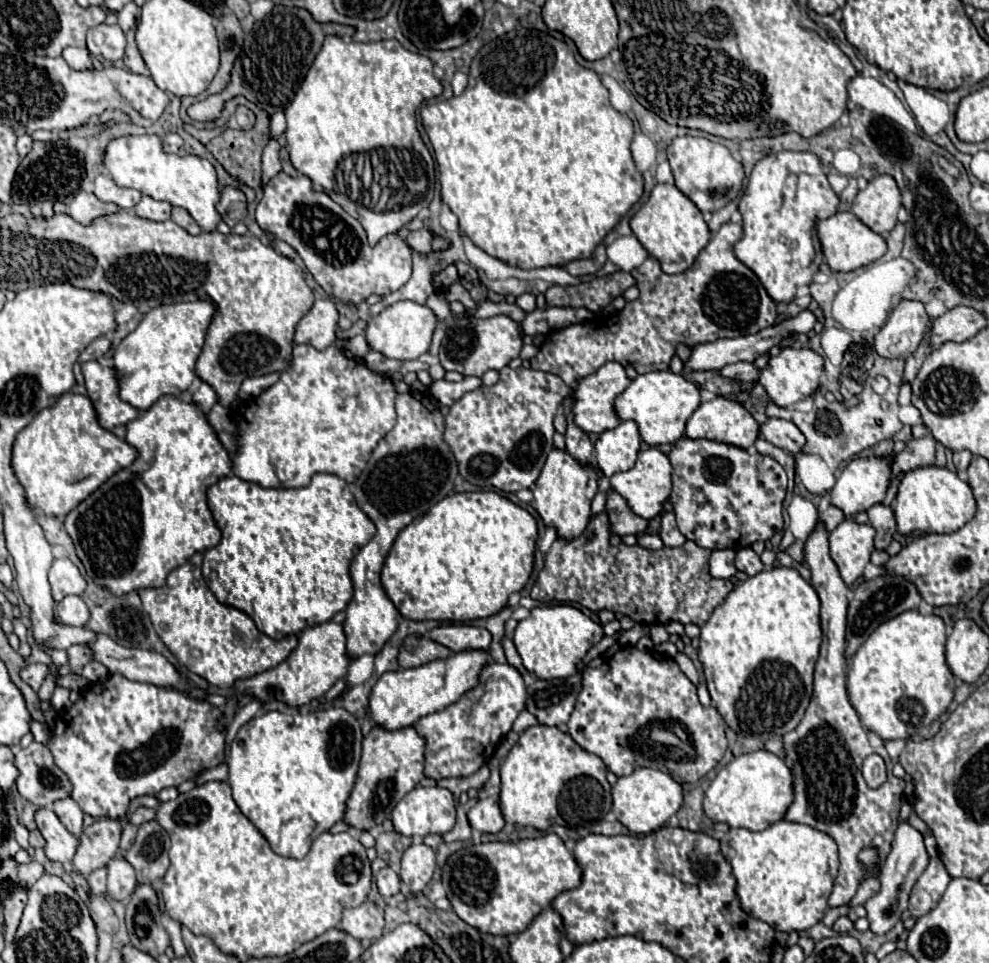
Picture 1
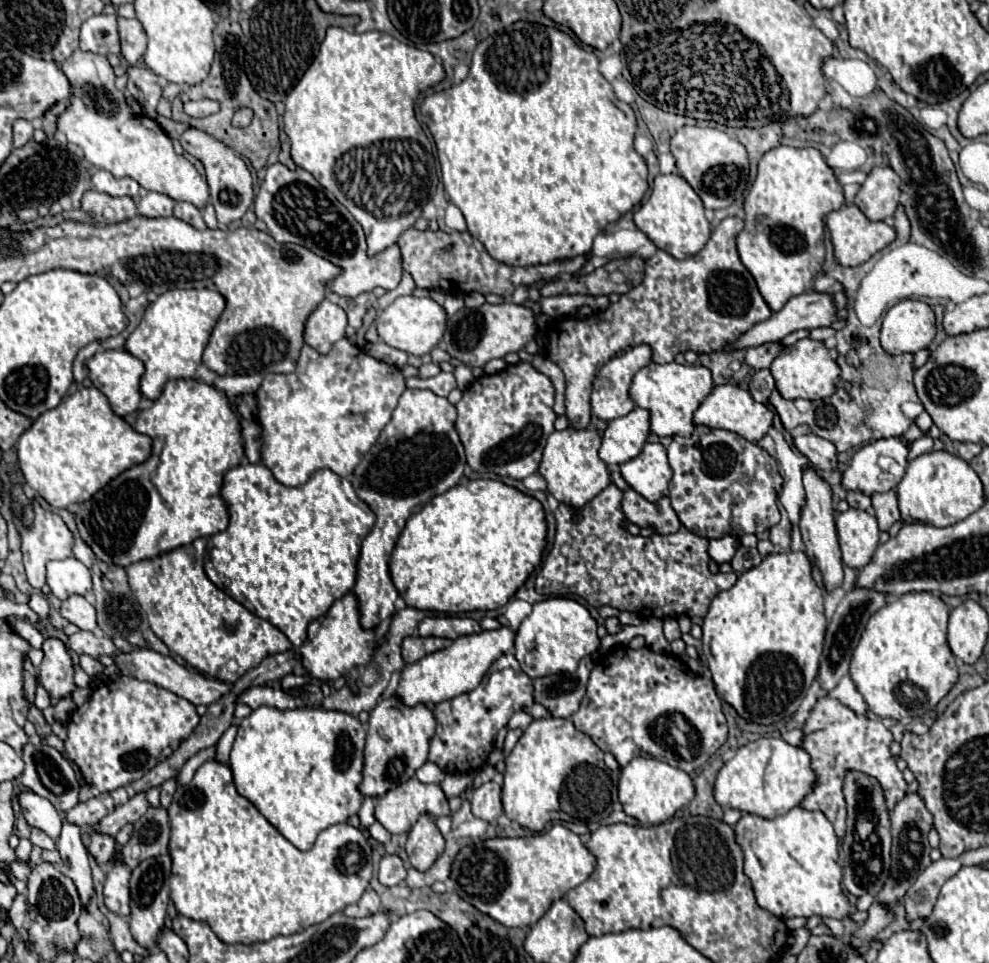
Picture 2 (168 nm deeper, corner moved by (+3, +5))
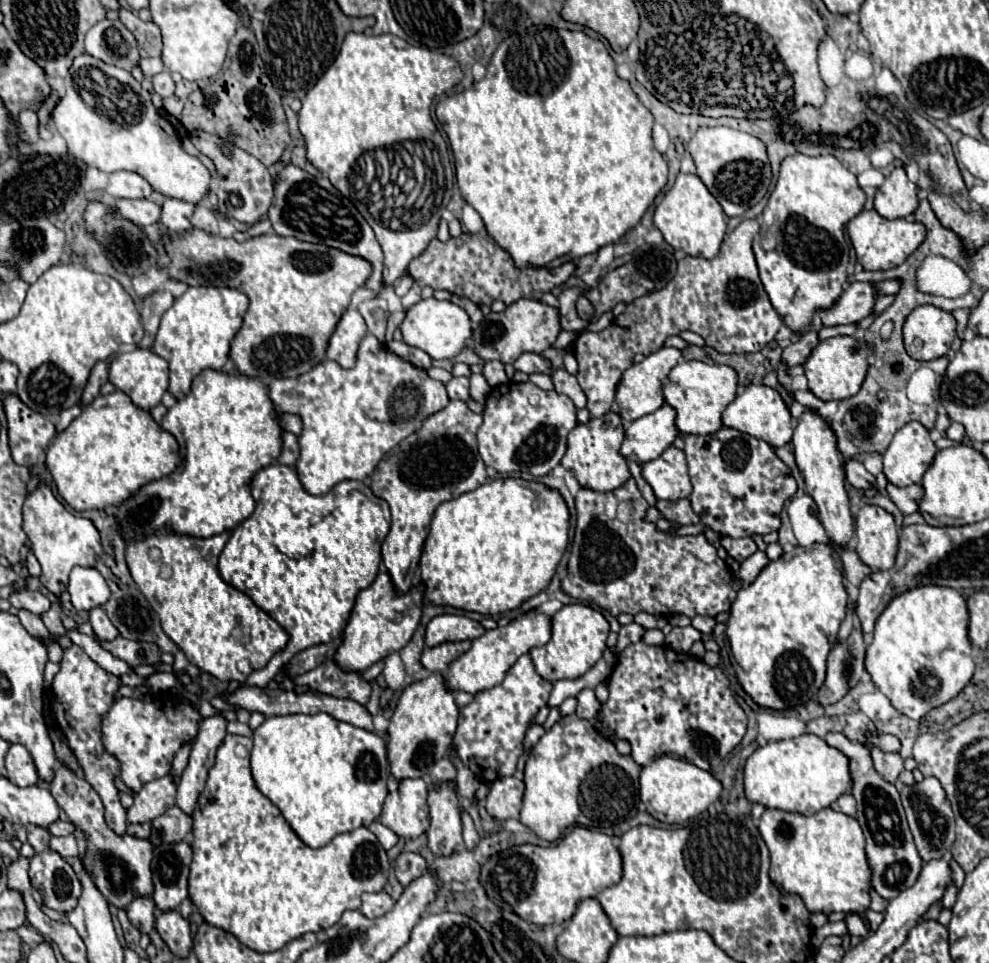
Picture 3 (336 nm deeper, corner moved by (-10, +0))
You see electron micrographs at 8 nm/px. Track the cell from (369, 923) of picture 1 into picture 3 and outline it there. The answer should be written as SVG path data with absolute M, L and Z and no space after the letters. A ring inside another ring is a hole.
M380 891L380 893L364 893L362 895L360 913L366 915L368 919L376 919L376 917L386 915L394 907L394 903L396 901L386 891Z

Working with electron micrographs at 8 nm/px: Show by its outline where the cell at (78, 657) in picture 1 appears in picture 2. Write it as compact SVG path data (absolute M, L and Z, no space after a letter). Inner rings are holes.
M79 630L77 634L69 636L67 644L79 656L81 654L89 654L89 656L105 656L107 654L113 658L117 654L117 648L109 636L97 638L93 632L85 632L85 630Z

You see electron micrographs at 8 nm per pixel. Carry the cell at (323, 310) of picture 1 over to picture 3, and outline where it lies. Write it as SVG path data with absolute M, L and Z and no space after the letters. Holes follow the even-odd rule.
M346 309L340 317L326 349L326 357L340 363L344 369L356 361L356 349L360 339L366 335L366 323L356 309Z

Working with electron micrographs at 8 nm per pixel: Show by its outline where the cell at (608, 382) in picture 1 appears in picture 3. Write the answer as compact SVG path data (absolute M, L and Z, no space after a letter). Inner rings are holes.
M662 347L654 353L650 353L644 361L634 363L632 367L628 367L616 387L616 405L620 407L620 417L622 421L630 423L634 419L640 419L642 415L654 413L656 409L660 409L664 405L664 397L662 397L662 383L668 379L670 369L682 359L682 351L674 349L674 347Z

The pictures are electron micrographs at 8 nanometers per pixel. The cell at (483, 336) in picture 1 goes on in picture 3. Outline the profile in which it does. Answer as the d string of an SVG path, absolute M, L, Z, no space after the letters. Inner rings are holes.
M518 299L516 303L508 305L506 311L488 313L482 323L474 325L468 347L474 349L474 353L484 361L496 359L502 363L514 363L522 353L542 353L544 349L548 349L550 343L556 341L558 333L560 333L558 309L548 307L534 299Z

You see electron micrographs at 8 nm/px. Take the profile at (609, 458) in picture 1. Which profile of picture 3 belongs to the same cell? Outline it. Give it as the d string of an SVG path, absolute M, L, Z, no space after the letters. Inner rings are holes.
M662 405L658 411L632 421L626 429L620 453L636 463L646 463L660 457L678 433L674 417L674 409L670 405Z

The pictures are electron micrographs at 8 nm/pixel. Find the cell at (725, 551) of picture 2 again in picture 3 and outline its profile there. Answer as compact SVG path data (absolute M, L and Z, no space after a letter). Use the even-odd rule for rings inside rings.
M722 537L722 547L728 551L728 555L732 559L736 559L738 563L744 561L746 557L750 557L758 547L750 537L742 537L742 539L734 539L734 537Z

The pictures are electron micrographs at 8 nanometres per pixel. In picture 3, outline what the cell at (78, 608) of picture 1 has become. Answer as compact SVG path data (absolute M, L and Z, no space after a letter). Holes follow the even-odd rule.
M102 607L90 609L90 611L88 611L88 621L90 621L90 625L92 625L96 637L106 639L106 641L112 641L112 639L118 637L116 627L110 623L110 619L108 619L108 615L104 613Z

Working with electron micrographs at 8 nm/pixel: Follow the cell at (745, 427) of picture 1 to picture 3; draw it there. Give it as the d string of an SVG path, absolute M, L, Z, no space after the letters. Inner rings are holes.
M746 385L746 387L742 387L738 391L736 399L724 409L722 423L726 427L748 433L748 435L752 435L756 439L762 439L772 447L782 447L786 443L790 443L792 433L794 433L794 423L792 423L790 411L784 405L780 393L776 389L772 389L772 387L766 387L766 385Z

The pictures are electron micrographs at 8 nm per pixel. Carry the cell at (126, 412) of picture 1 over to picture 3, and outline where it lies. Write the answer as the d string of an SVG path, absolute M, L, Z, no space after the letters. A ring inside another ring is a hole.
M134 349L130 353L120 353L114 359L110 359L110 383L124 391L132 403L144 411L150 411L162 401L162 395L168 389L168 363L158 357L150 349Z

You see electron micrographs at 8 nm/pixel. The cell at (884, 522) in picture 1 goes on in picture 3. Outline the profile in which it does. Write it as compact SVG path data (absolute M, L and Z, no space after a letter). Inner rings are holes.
M888 483L886 491L888 491L890 499L894 501L894 505L900 509L900 513L902 513L904 517L918 511L918 503L920 503L920 499L922 499L922 487L920 487L920 485L896 487L896 485Z

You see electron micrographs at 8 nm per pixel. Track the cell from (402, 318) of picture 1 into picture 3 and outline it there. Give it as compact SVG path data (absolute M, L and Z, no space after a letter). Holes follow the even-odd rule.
M434 297L422 299L420 303L412 305L406 311L406 317L400 325L400 331L402 331L404 343L426 351L432 359L456 357L464 349L466 341L472 337L472 327L470 327L470 319L468 319L466 311L450 301L436 301Z

